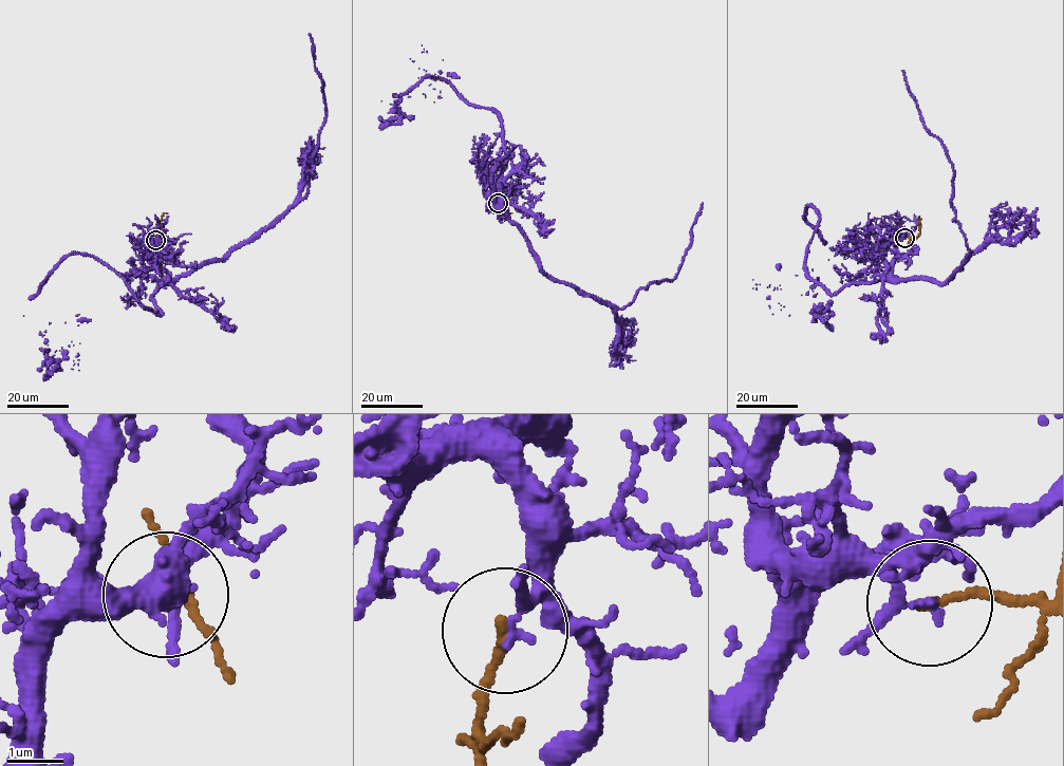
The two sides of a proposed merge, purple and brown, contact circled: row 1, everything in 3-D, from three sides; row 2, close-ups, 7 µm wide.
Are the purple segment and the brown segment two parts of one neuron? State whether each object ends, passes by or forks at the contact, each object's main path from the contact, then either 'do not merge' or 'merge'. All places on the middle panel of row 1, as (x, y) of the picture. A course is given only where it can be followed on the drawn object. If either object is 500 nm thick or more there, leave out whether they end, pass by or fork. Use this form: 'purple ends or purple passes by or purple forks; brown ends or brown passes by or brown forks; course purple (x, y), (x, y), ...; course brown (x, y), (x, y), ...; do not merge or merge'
purple forks; brown ends; course purple (498, 202), (498, 113), (440, 78), (396, 95), (440, 92), (410, 58), (422, 45); course brown (498, 202), (500, 217), (511, 212); do not merge

